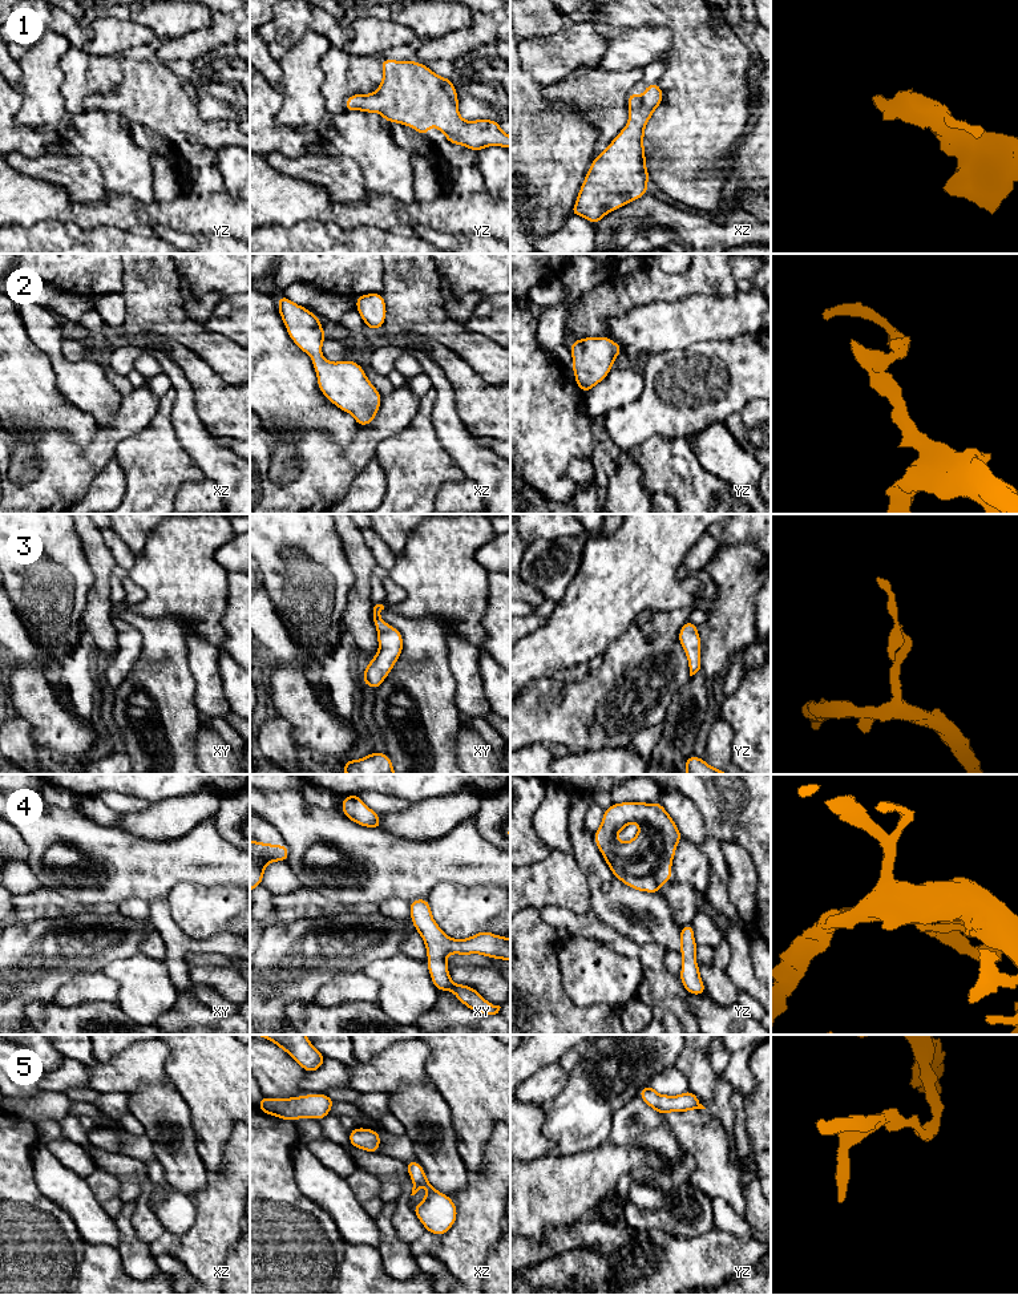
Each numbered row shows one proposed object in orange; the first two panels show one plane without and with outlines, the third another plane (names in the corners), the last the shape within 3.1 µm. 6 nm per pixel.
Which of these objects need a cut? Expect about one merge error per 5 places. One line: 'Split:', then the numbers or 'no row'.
Split: no row

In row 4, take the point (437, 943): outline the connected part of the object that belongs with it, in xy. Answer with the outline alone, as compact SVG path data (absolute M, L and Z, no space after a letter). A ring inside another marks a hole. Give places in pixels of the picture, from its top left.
M415 899L409 903L411 920L421 935L428 955L428 970L437 991L452 991L460 1003L481 1015L496 1015L500 1005L486 1001L477 990L455 984L448 971L448 954L481 954L492 959L510 962L510 939L489 931L477 932L468 939L452 939L435 922L428 899Z

